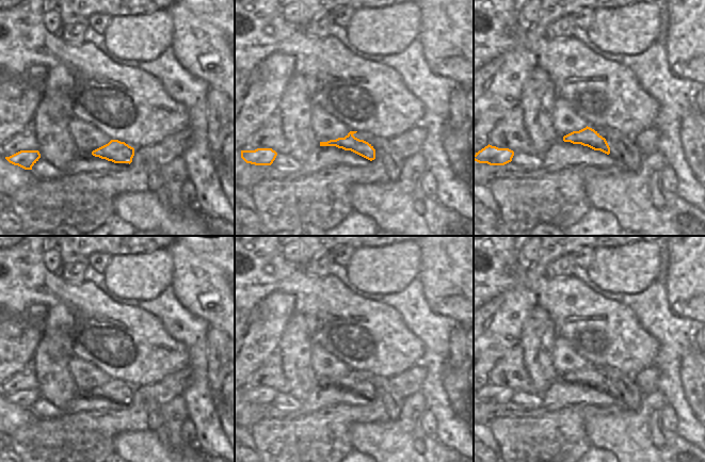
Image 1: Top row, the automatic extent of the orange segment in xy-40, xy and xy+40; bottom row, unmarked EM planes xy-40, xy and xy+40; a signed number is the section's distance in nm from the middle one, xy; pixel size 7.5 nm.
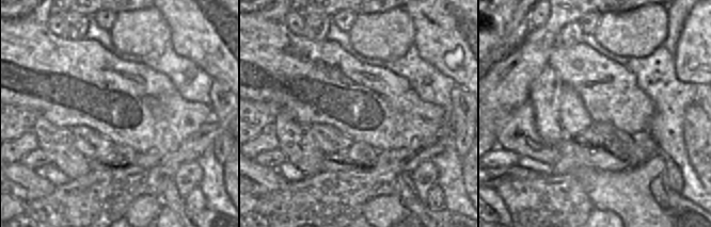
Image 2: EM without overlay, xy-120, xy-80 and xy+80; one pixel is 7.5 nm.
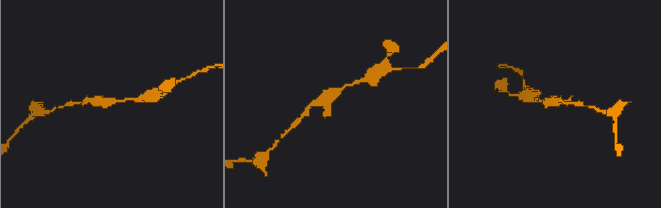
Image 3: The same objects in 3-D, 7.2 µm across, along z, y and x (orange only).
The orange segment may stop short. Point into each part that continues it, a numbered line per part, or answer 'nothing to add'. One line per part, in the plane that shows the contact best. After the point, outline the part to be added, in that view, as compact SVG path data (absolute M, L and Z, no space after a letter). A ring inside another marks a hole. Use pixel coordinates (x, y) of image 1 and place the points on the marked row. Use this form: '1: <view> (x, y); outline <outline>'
nothing to add

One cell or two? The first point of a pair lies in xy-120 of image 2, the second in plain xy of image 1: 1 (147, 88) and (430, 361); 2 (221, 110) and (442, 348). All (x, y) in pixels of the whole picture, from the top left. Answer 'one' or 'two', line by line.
1: two
2: two

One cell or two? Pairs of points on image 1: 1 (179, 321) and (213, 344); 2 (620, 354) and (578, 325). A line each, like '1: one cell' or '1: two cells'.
1: two cells
2: one cell

